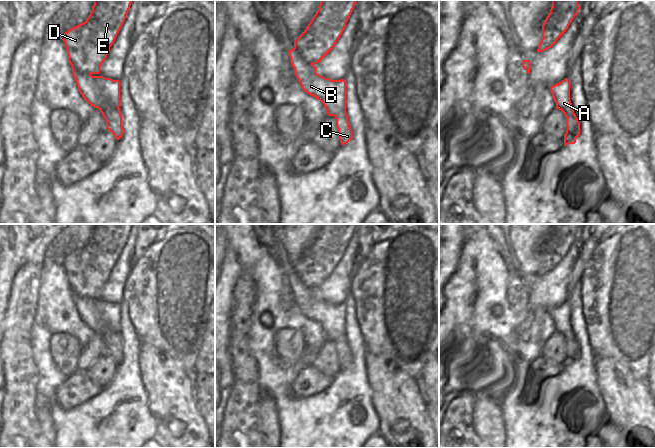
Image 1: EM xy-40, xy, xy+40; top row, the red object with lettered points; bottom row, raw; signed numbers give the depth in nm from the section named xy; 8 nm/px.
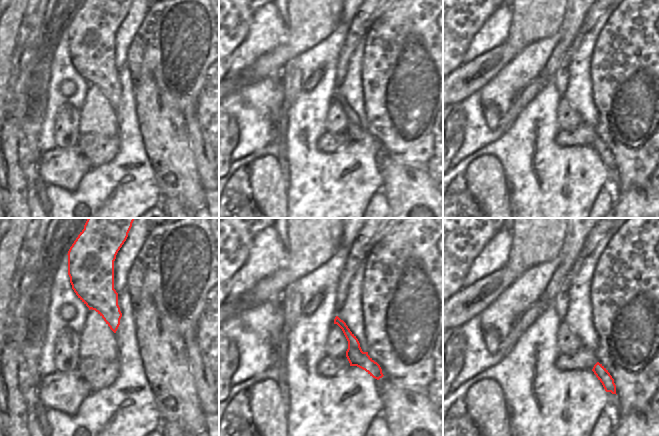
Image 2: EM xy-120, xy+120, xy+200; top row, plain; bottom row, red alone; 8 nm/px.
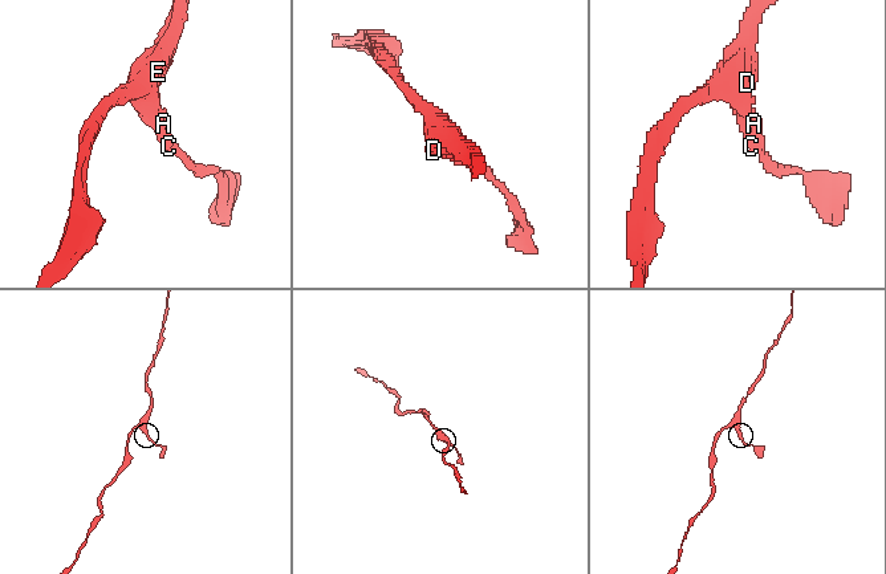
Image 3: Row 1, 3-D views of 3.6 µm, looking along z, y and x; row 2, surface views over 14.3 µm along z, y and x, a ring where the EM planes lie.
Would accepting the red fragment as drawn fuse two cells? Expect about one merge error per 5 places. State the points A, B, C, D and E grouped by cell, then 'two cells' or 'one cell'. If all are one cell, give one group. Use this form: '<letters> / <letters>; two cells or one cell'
A B C D E; one cell

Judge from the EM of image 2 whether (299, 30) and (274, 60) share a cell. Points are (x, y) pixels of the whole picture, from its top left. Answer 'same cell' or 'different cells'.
same cell

